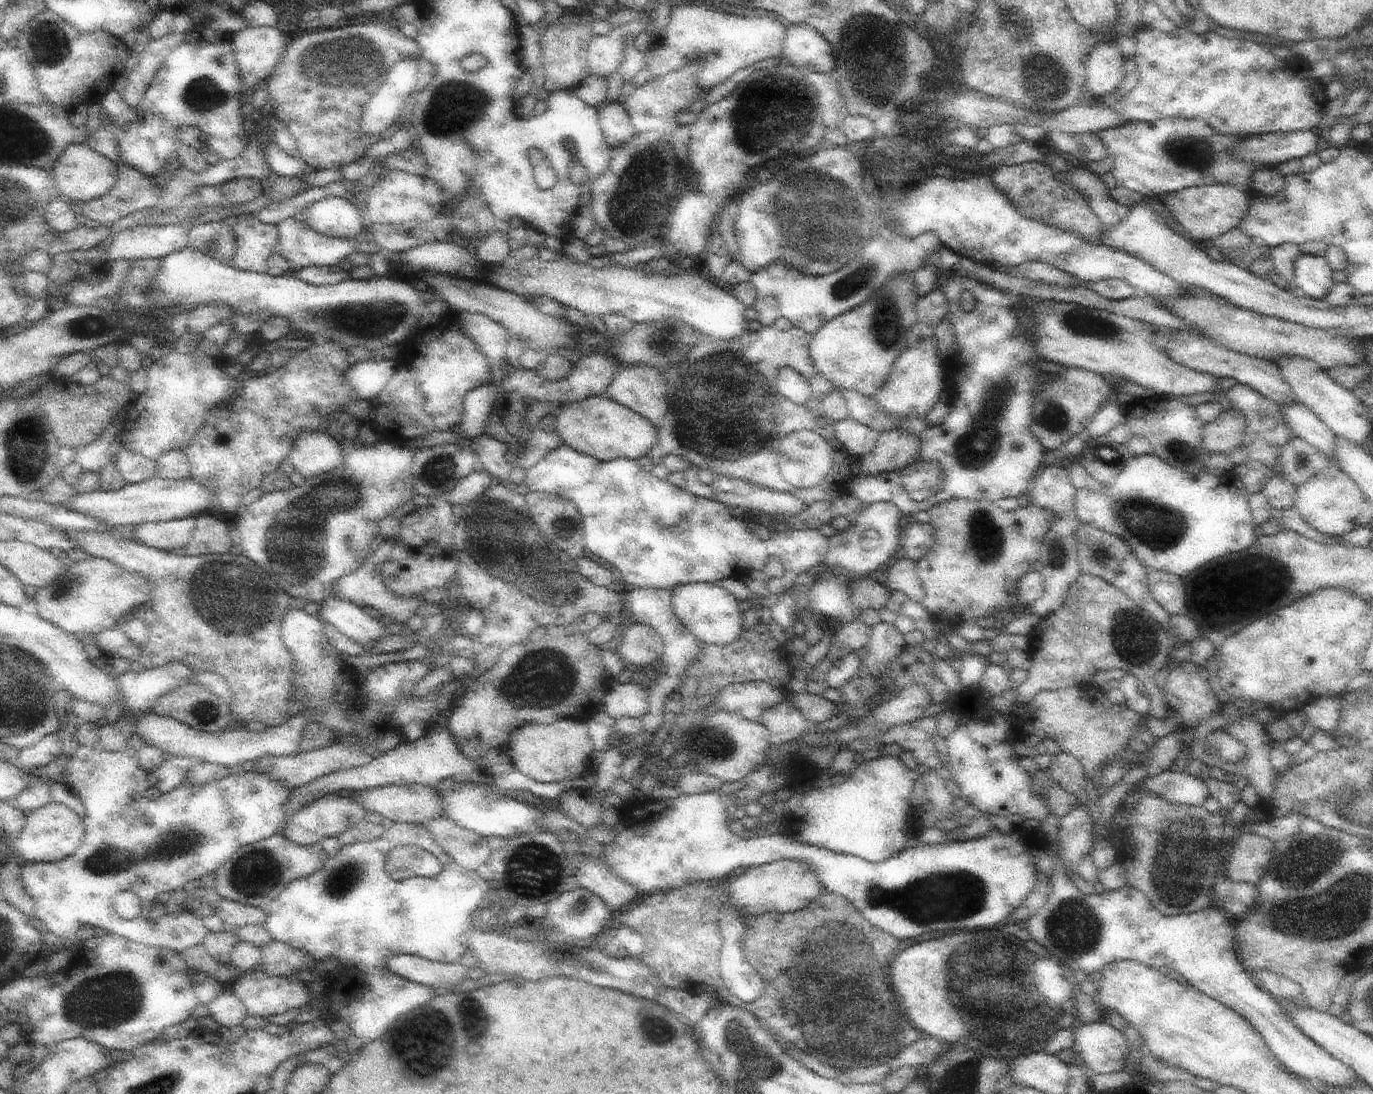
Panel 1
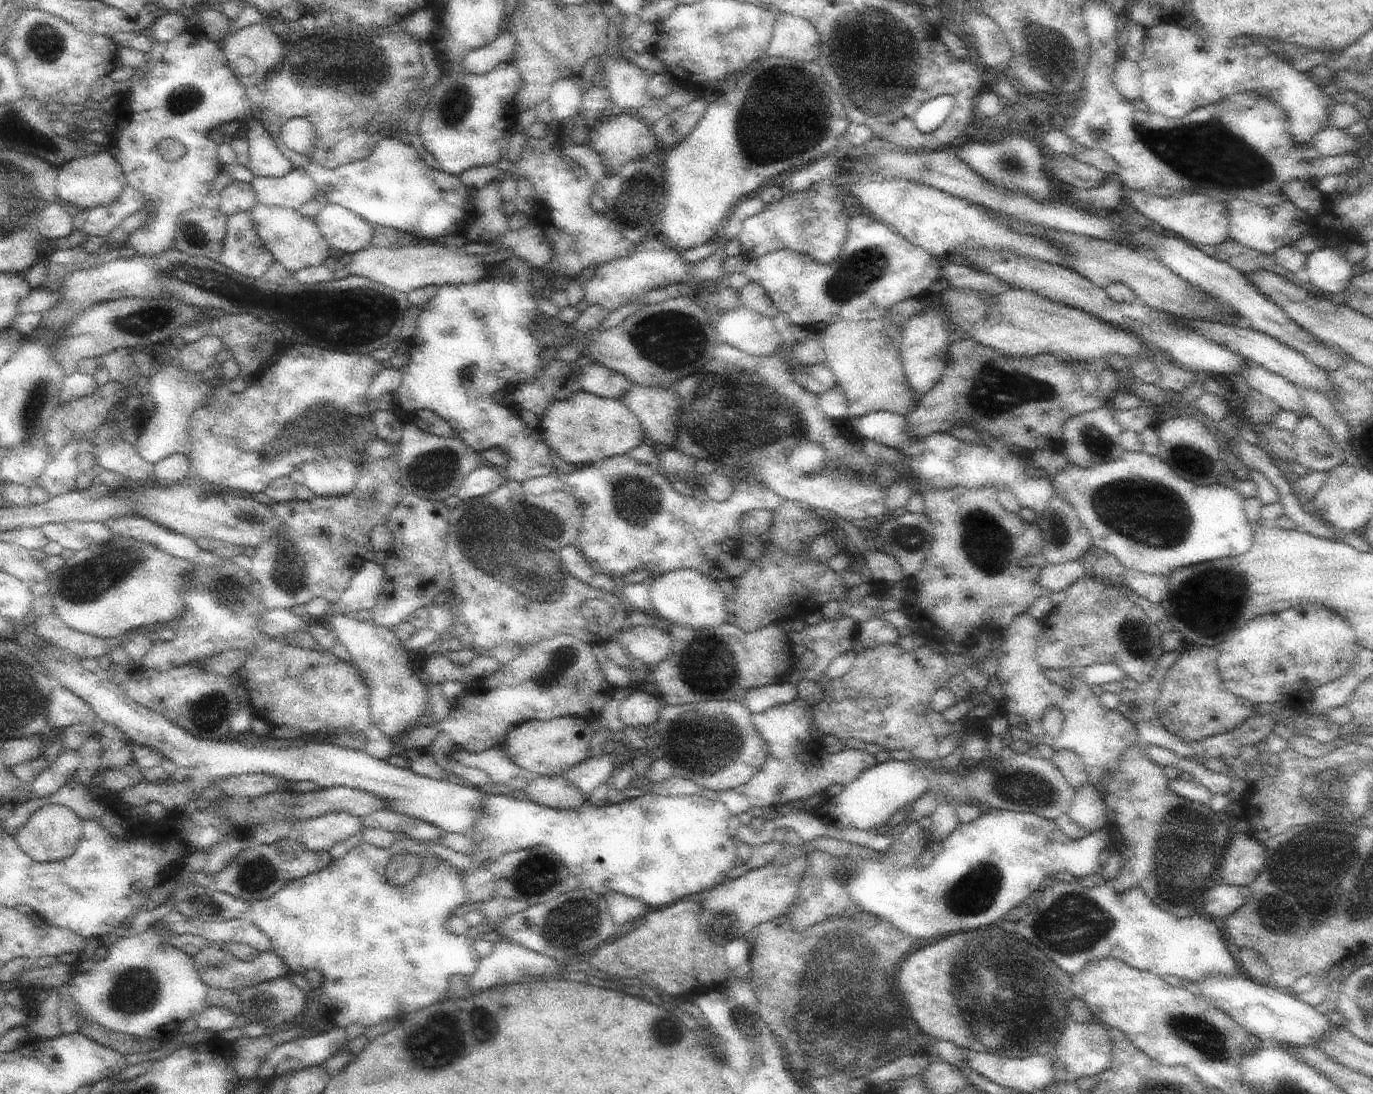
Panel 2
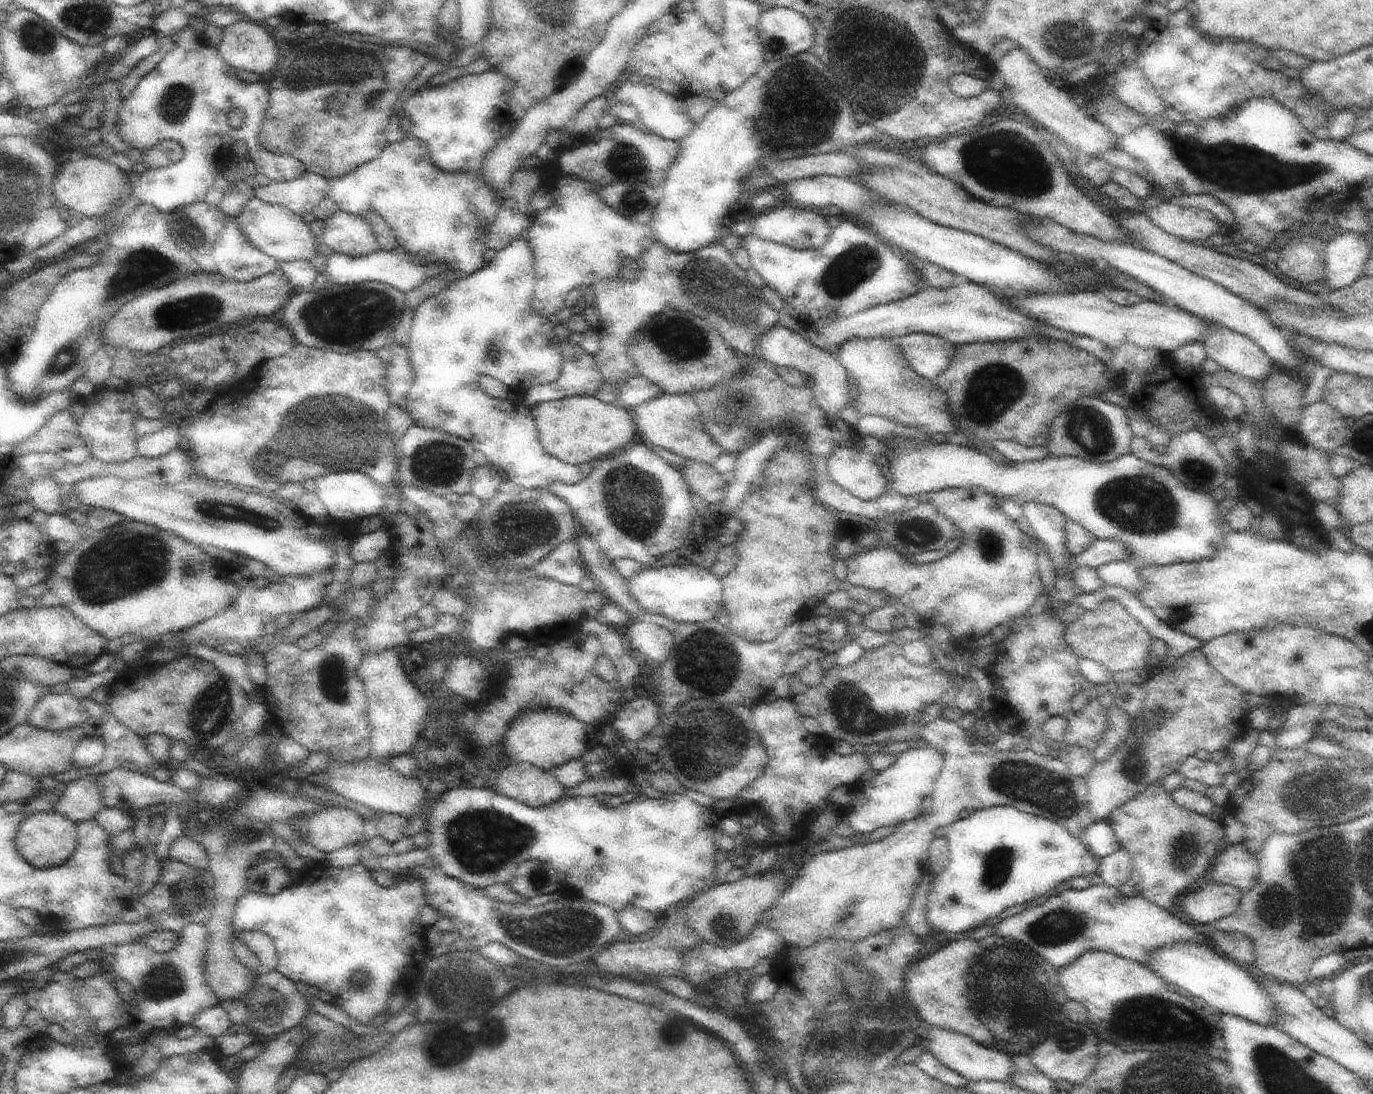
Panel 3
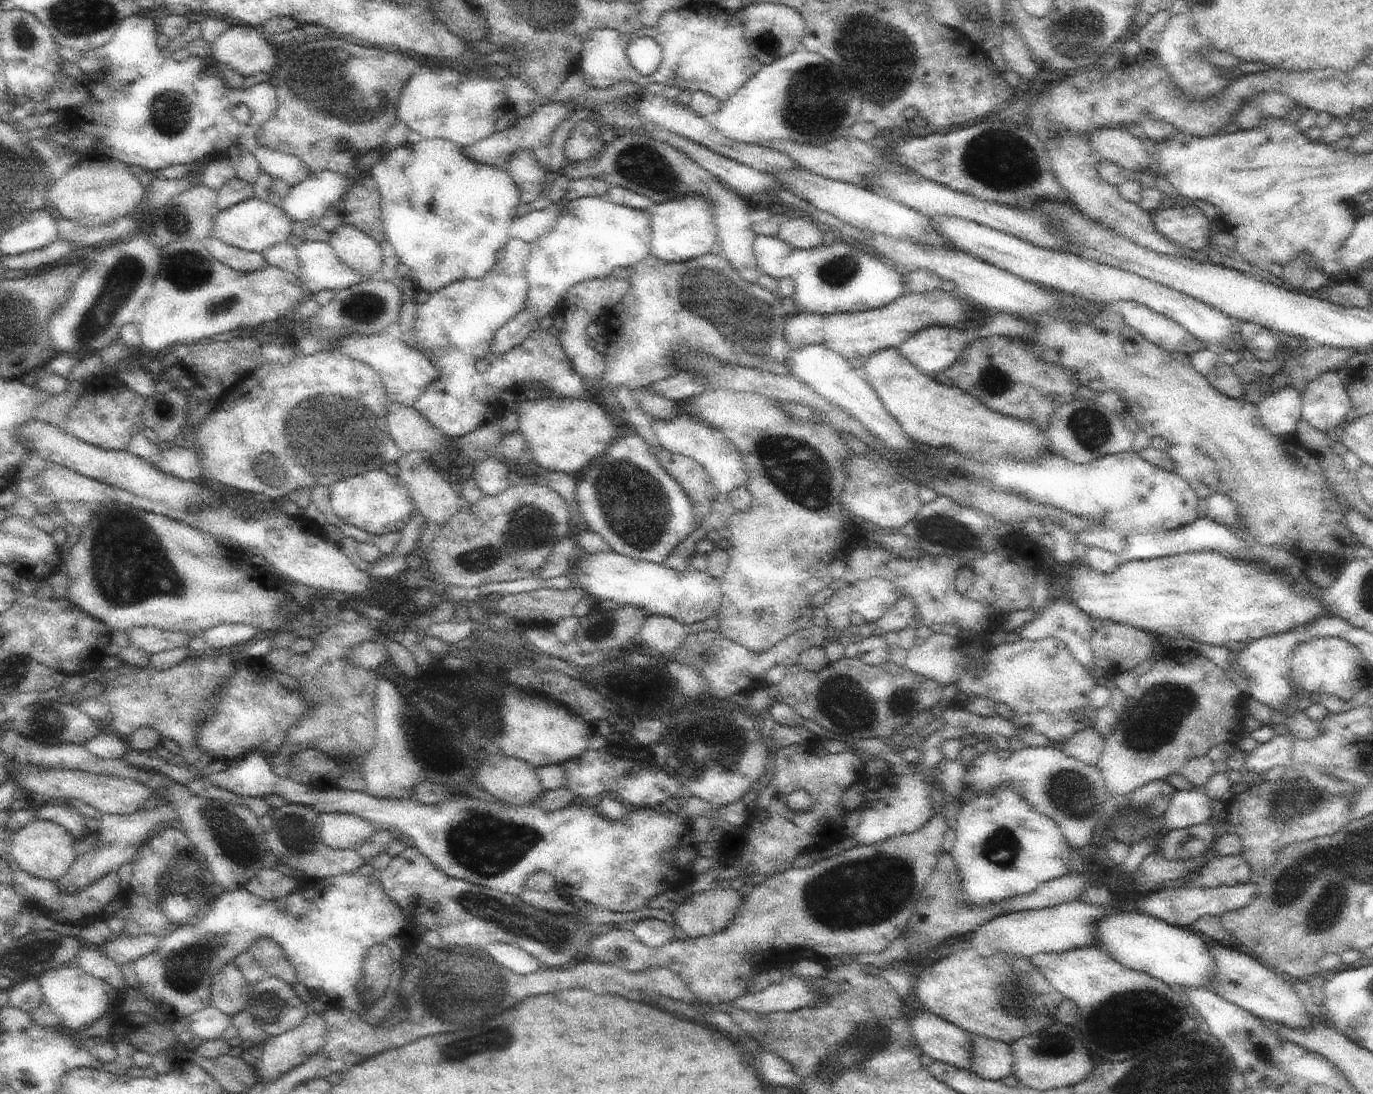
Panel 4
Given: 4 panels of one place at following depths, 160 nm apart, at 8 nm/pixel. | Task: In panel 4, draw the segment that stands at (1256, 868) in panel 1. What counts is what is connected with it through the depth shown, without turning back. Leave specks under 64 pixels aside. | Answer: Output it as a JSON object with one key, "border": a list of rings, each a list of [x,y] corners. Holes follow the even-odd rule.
{"border":[[[1211,855],[1204,866],[1198,868],[1204,887],[1221,887],[1244,884],[1252,880],[1252,871],[1247,860],[1237,855]]]}

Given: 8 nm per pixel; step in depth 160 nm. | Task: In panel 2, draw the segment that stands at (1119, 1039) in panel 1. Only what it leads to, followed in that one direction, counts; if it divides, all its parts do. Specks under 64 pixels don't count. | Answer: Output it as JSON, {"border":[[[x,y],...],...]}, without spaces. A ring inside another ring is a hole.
{"border":[[[1094,1019],[1089,1023],[1076,1022],[1075,1020],[1066,1020],[1066,1030],[1062,1038],[1055,1045],[1053,1052],[1054,1059],[1060,1059],[1064,1064],[1070,1077],[1080,1078],[1089,1076],[1097,1077],[1110,1066],[1113,1057],[1112,1039],[1109,1035],[1109,1029],[1104,1026],[1100,1020]]]}

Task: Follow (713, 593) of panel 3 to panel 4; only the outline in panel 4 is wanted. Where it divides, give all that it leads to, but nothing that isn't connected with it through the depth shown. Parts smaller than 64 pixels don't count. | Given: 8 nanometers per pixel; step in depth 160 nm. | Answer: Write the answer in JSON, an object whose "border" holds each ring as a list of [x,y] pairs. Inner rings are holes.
{"border":[[[612,549],[586,553],[578,561],[573,577],[576,584],[598,600],[605,598],[614,606],[632,605],[643,608],[648,614],[668,615],[688,627],[716,616],[723,601],[720,583],[708,571],[698,571],[693,566],[678,571],[664,564],[622,556]]]}

